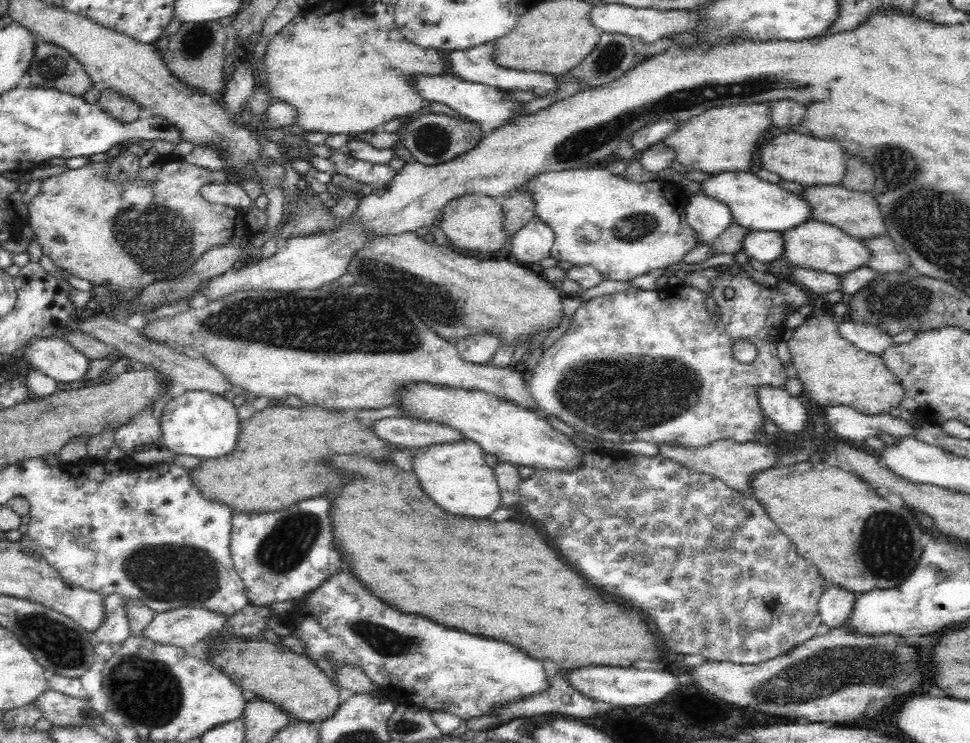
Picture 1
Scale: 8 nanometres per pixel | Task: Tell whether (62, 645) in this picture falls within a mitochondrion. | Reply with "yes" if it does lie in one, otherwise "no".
yes

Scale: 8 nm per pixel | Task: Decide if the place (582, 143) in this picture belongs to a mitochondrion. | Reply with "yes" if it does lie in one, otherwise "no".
yes

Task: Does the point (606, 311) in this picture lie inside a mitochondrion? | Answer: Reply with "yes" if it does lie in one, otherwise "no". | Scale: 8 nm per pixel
no

